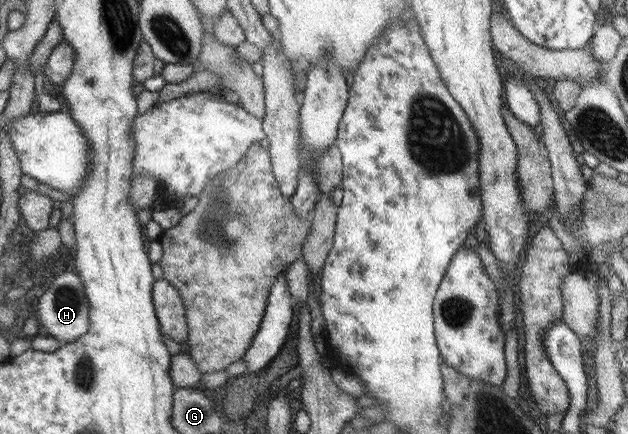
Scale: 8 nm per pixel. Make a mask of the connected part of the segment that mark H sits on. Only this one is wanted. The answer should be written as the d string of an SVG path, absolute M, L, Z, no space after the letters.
M67 271L57 276L45 294L39 298L38 309L41 332L46 331L61 344L71 344L89 331L89 300L83 280L77 272Z

